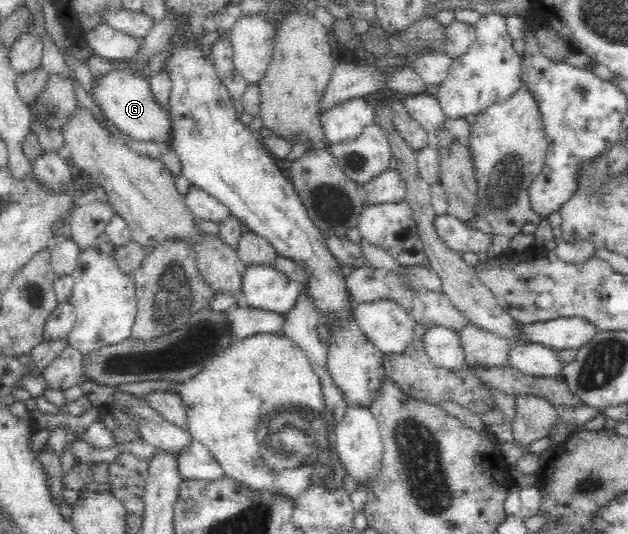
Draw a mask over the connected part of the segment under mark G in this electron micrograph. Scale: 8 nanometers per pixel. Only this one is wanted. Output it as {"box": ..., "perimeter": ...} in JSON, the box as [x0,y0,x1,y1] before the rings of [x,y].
{"box":[92,69,171,144],"perimeter":[[[114,69],[100,79],[94,79],[92,99],[122,133],[136,141],[166,142],[170,144],[171,123],[168,112],[155,102],[148,79],[133,75],[125,69]]]}

